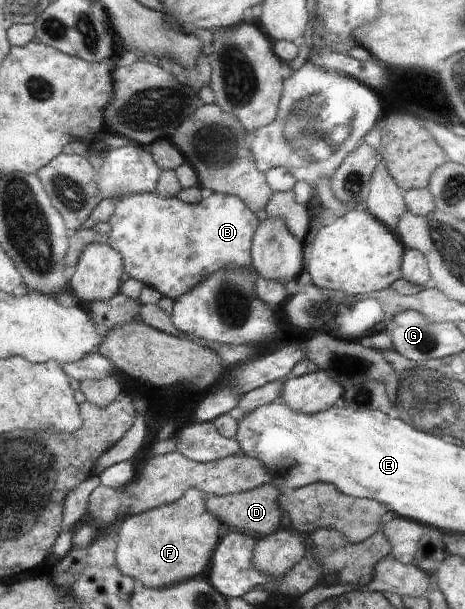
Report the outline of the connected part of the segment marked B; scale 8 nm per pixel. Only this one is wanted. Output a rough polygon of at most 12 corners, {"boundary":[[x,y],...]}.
{"boundary":[[238,195],[114,197],[107,242],[172,300],[252,268]]}

